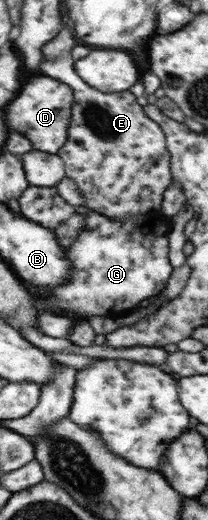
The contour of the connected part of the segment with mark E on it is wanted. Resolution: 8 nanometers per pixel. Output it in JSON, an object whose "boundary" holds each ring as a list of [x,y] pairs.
{"boundary":[[[69,21],[56,39],[46,44],[42,72],[62,80],[76,92],[69,140],[58,156],[64,160],[66,176],[73,179],[85,198],[85,206],[113,219],[158,213],[165,192],[173,183],[171,152],[164,129],[152,120],[130,91],[105,93],[86,84],[74,70],[72,50],[76,34]]]}

